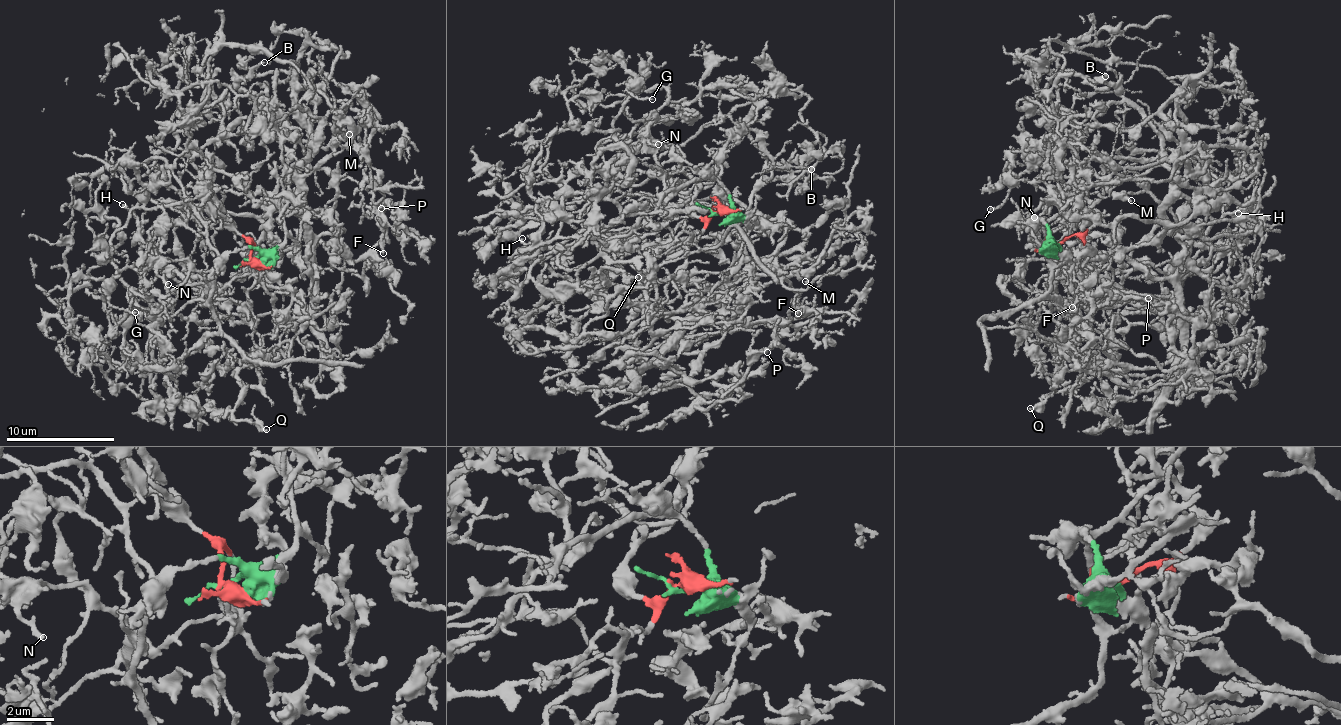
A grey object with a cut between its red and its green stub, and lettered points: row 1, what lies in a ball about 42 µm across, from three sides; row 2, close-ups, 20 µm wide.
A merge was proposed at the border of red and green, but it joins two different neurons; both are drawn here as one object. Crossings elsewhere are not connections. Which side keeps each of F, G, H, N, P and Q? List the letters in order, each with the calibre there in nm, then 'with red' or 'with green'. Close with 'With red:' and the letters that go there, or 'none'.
F: 200 nm thick; with red
G: 150 nm thick; with green
H: 100 nm thick; with red
N: 160 nm thick; with green
P: 110 nm thick; with red
Q: 240 nm thick; with red
With red: F, H, P, Q

